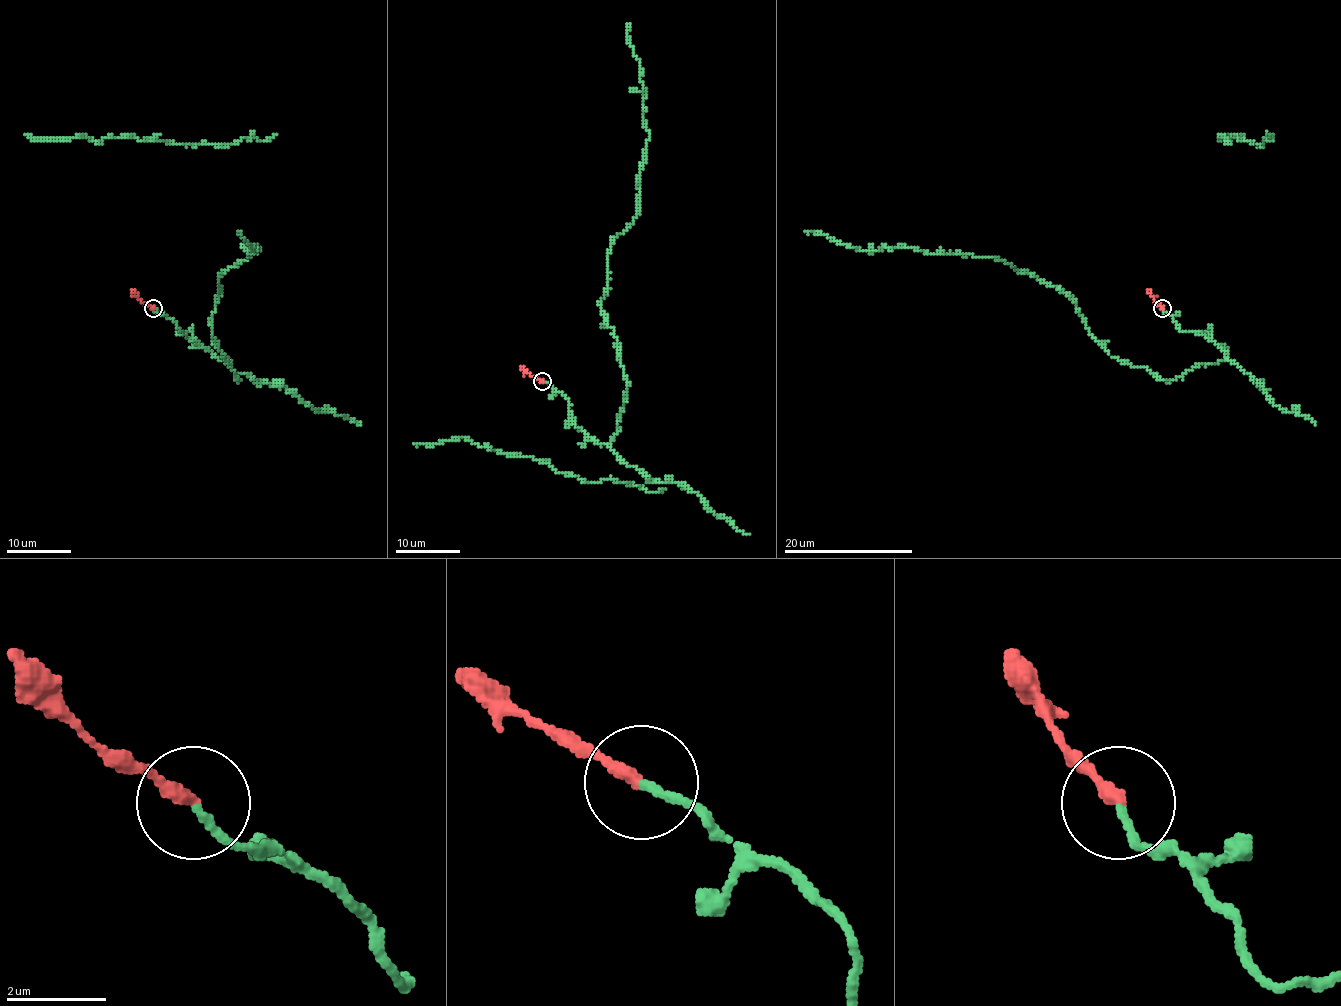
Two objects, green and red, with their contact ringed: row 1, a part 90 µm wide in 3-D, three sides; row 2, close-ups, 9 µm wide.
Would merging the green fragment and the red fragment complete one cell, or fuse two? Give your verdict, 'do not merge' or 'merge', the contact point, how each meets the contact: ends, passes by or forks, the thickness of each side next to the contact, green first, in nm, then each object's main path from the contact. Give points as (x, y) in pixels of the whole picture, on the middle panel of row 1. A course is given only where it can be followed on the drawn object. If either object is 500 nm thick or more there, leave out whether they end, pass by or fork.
merge | (542, 381) | green ends | red ends | 140/280 nm | green via (542, 381), (611, 441), (628, 380), (600, 301), (650, 138), (628, 23) | red via (542, 381), (519, 367)

